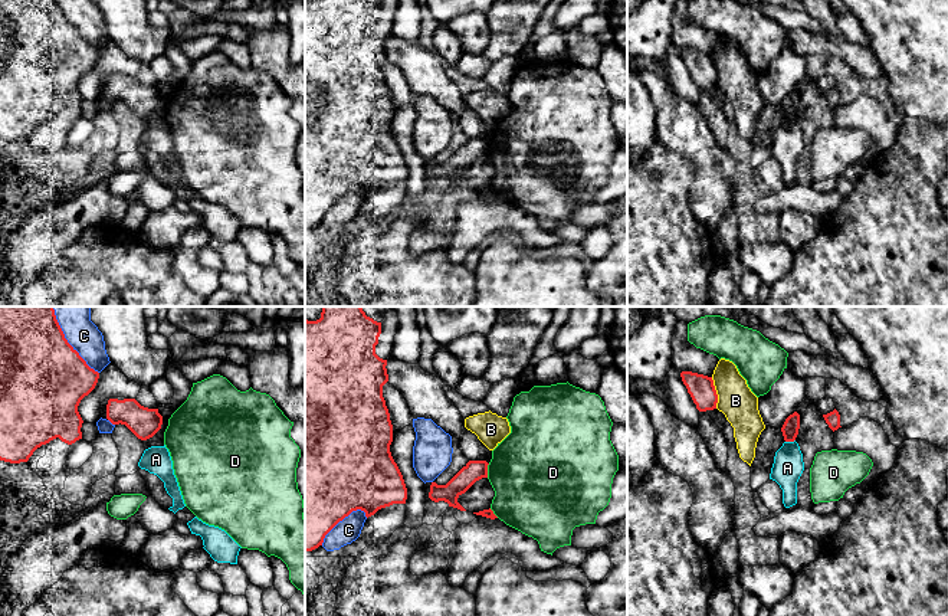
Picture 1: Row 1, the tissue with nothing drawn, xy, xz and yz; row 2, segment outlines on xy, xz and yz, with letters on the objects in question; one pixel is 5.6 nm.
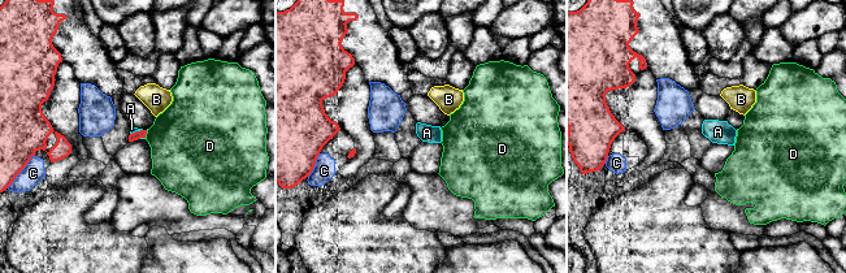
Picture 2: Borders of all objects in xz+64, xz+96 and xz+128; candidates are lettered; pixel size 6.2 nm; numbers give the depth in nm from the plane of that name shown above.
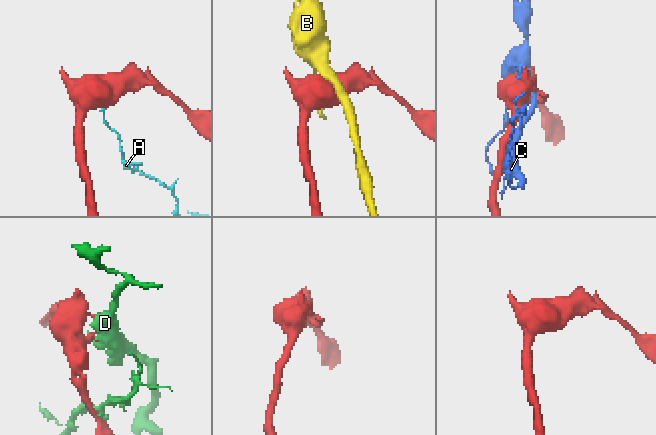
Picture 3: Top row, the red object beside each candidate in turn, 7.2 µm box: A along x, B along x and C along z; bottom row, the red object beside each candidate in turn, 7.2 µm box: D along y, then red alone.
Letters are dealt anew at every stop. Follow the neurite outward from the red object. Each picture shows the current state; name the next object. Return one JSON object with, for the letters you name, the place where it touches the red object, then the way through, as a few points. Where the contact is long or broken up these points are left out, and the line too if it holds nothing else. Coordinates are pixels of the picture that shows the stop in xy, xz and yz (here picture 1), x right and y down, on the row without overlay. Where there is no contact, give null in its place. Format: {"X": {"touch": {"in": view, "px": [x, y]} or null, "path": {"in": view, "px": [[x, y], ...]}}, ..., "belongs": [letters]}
{"belongs": []}

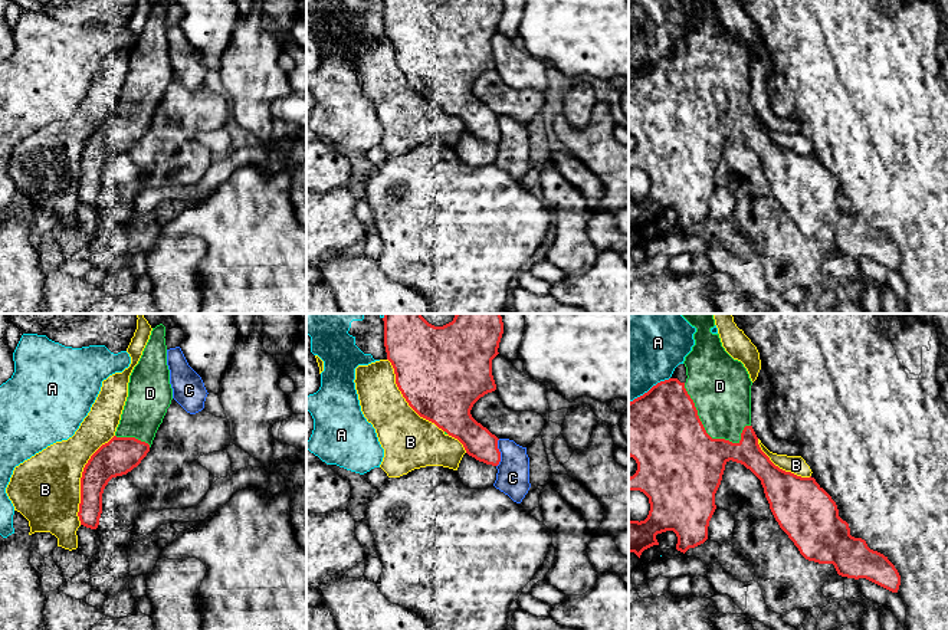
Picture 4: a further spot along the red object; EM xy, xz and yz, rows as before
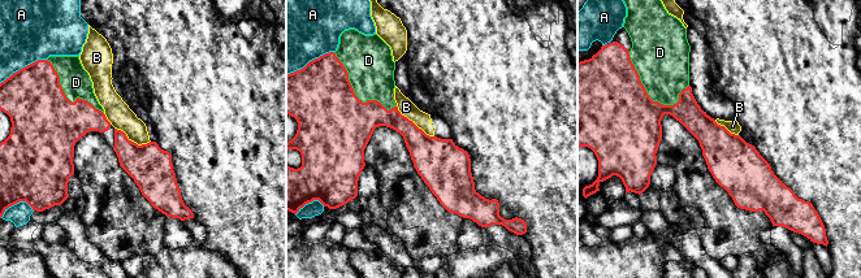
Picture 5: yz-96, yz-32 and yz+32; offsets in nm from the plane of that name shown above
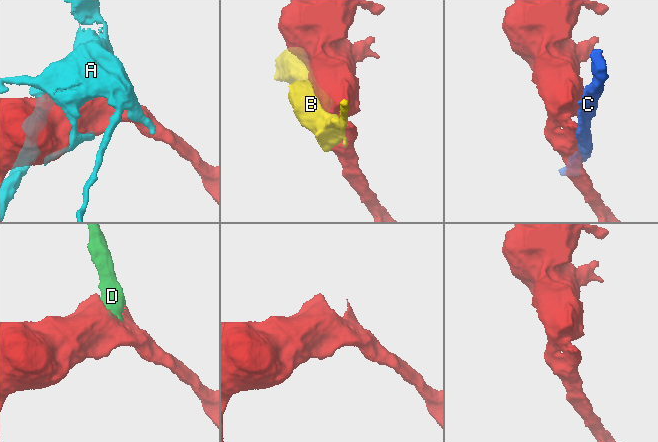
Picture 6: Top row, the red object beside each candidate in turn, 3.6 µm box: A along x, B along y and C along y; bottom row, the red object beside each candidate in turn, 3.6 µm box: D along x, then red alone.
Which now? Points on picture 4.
{"D": {"touch": {"in": "yz", "px": [701, 101]}}, "belongs": ["D"]}

